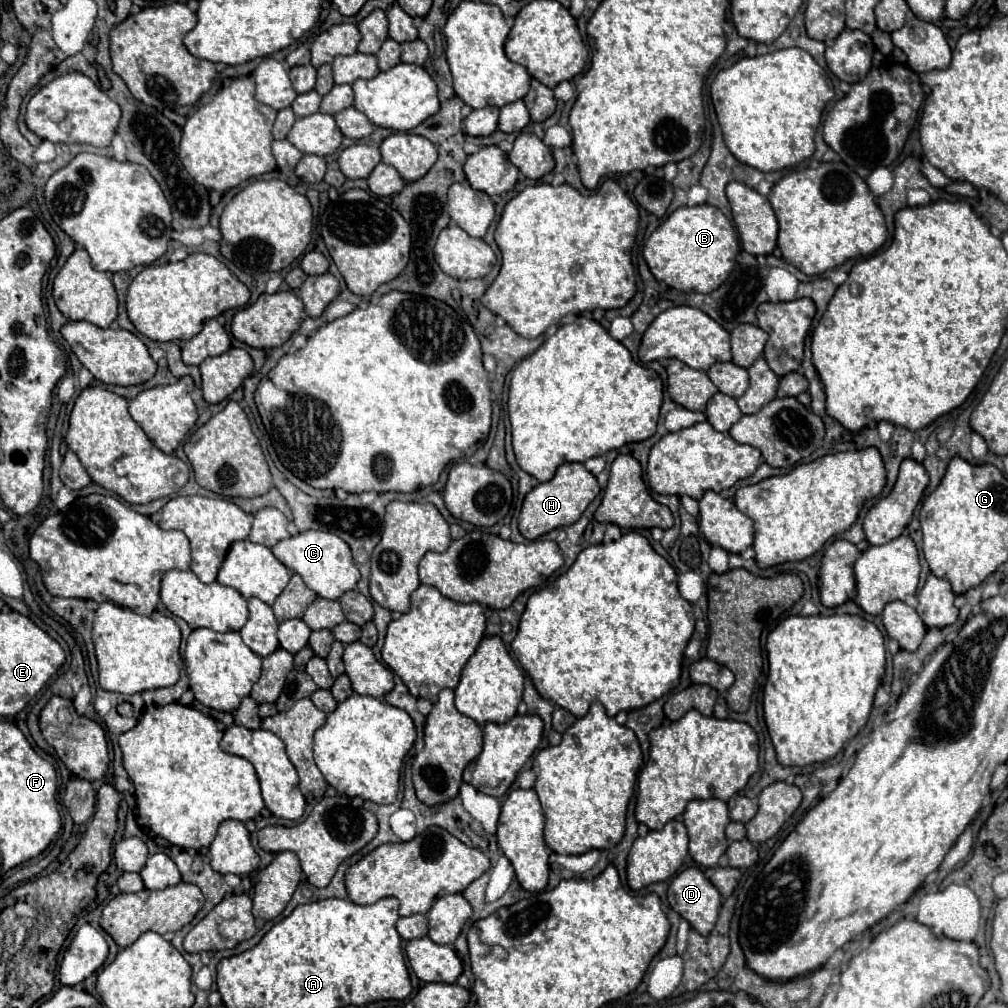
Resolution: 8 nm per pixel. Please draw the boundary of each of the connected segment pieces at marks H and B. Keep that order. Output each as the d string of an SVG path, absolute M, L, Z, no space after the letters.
M564 463L558 467L556 475L550 481L536 485L526 495L520 517L518 517L518 529L526 539L534 541L552 529L568 527L580 519L584 509L590 505L590 501L598 493L600 493L600 485L596 477L590 471L586 471L582 463Z
M680 207L648 237L644 259L658 281L684 293L712 293L730 275L740 251L736 231L718 207Z

